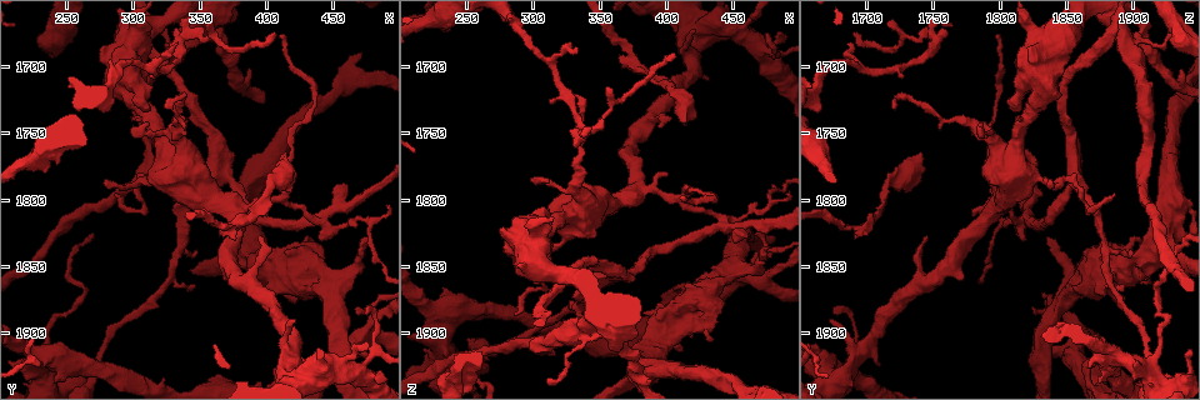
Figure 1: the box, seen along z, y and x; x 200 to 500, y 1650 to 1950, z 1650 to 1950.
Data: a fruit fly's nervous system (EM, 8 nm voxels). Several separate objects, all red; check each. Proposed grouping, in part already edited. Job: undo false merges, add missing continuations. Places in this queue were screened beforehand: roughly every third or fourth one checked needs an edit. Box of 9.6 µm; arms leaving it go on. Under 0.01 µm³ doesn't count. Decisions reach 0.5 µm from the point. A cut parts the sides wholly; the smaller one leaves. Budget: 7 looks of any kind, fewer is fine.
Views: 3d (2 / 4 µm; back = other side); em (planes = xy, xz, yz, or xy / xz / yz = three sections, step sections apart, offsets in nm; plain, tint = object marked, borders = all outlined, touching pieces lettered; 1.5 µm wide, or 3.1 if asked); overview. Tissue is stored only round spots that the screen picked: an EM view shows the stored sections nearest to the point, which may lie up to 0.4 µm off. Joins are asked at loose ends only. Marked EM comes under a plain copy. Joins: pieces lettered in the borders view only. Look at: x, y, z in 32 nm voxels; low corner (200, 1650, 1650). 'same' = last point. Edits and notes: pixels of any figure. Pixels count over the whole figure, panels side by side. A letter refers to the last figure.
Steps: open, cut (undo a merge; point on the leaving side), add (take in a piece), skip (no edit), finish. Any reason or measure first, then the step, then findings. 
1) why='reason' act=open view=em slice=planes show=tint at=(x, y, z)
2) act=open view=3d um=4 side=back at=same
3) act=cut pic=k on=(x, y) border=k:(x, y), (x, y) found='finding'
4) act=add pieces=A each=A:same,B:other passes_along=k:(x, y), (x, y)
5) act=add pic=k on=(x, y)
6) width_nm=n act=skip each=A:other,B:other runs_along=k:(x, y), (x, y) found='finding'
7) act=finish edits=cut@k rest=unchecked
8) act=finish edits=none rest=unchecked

why='an open end' act=open view=em slice=planes show=borders at=(480, 1830, 1834)

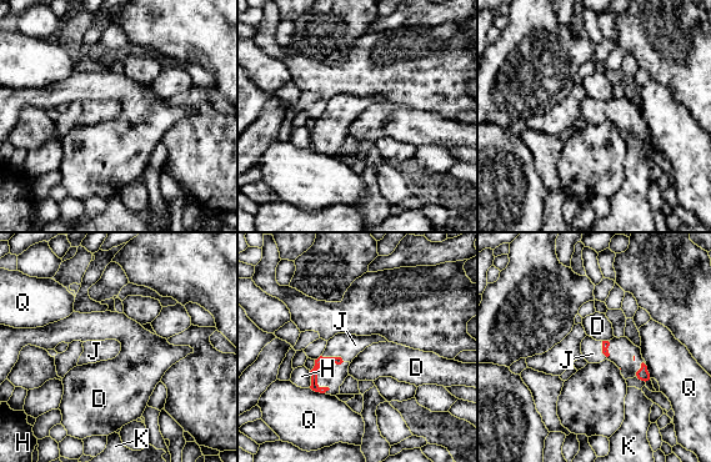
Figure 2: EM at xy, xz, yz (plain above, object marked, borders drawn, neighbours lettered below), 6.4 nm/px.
act=add pieces=J each=D:other,H:other,J:same,K:other,Q:other found='it goes on there'

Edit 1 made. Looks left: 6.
why='long arm stops here' act=open view=3d um=2 at=(412, 1676, 1798)

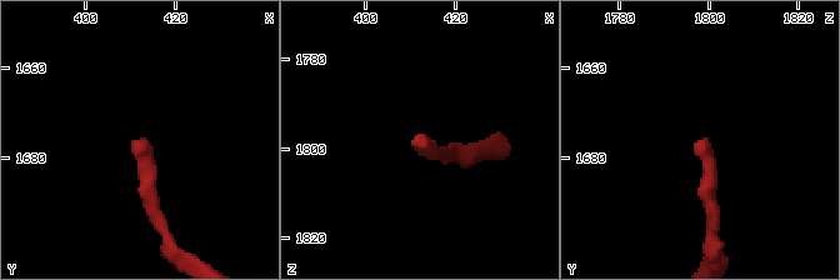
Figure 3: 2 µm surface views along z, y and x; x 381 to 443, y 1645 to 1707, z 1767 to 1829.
why='shape alone is not enough' act=open view=em slice=xy step=4 show=borders at=(411, 1676, 1798)

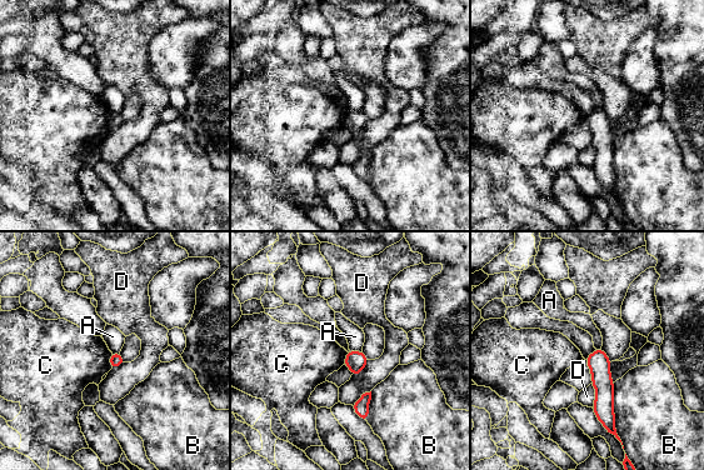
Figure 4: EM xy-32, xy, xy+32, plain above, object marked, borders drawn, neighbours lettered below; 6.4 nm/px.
act=open view=em slice=planes show=borders at=same

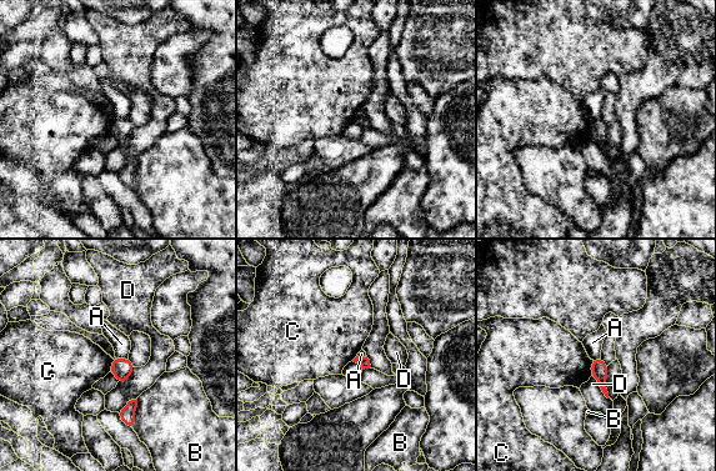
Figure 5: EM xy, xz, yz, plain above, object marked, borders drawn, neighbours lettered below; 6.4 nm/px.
longest_contact=B:200nm act=skip each=A:other,B:other,C:other,D:other border=5:(115, 356), (128, 357) found='none of them fits'

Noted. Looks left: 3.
why='an open end' act=open view=em slice=planes show=tint at=(416, 1766, 1740)

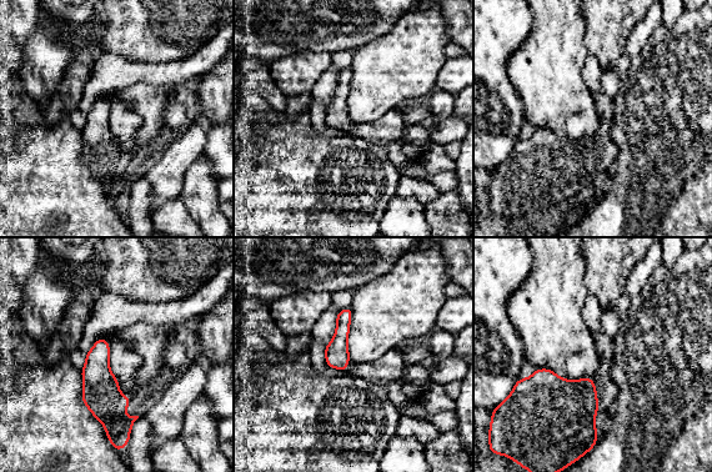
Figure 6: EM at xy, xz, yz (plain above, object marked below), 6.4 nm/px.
why='what lies round it' act=open view=em slice=planes show=borders at=same

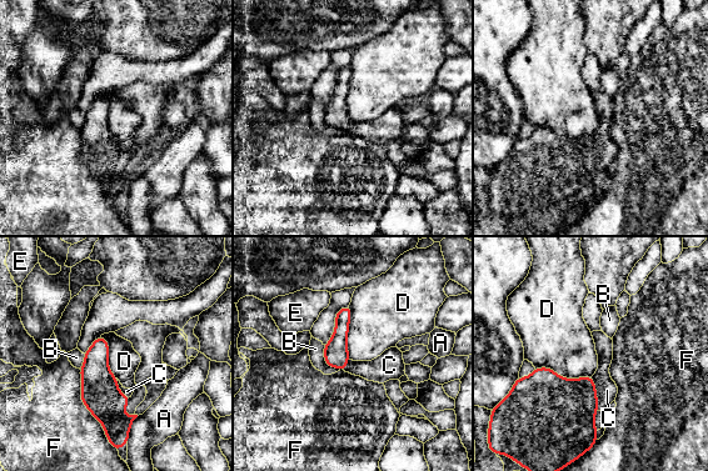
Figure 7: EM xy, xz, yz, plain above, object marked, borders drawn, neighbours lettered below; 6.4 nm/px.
act=add pieces=C each=A:other,B:other,C:same,D:other,E:other,F:other passes_along=7:(562, 411), (596, 392), (607, 390) found='it goes on there'

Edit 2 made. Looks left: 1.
act=finish edits=add@2,add@7 rest=unchecked

